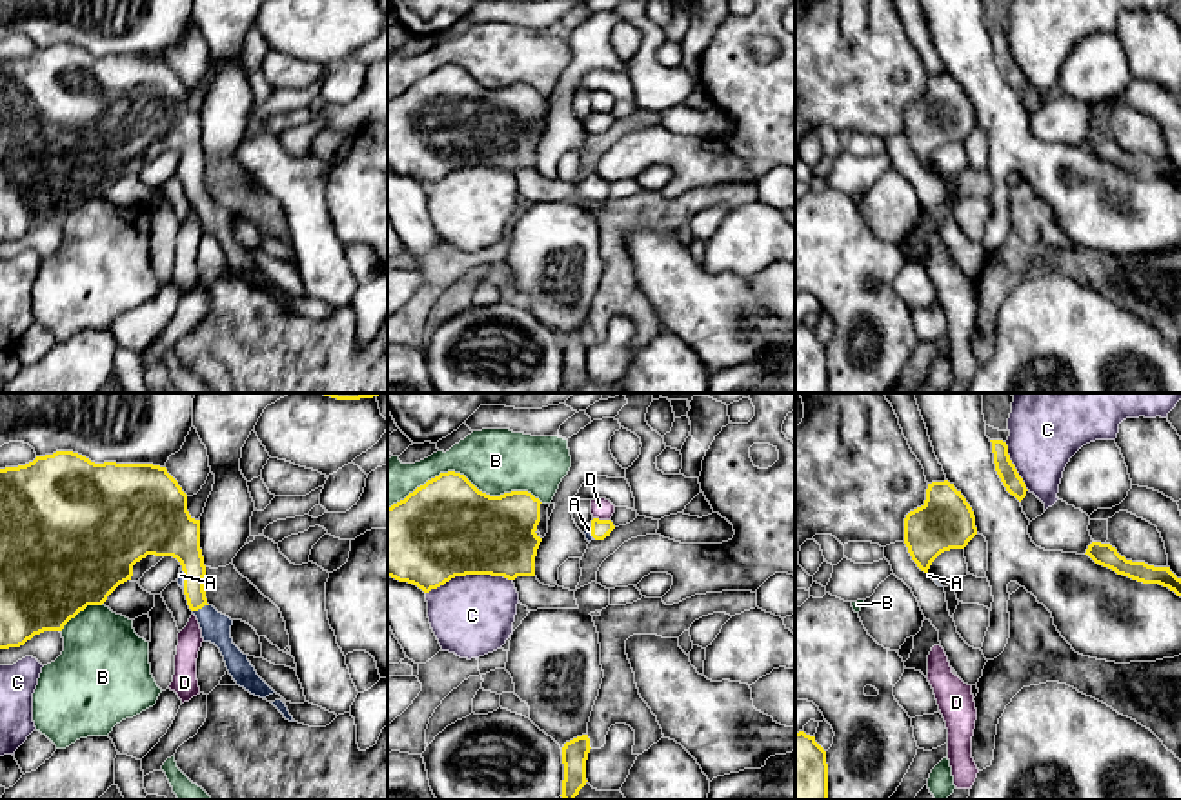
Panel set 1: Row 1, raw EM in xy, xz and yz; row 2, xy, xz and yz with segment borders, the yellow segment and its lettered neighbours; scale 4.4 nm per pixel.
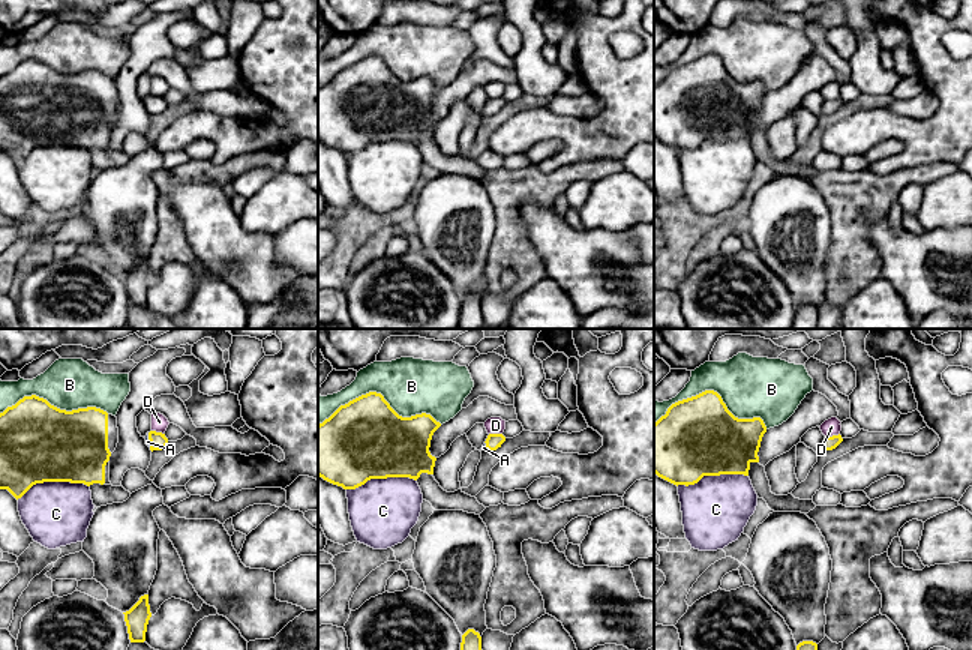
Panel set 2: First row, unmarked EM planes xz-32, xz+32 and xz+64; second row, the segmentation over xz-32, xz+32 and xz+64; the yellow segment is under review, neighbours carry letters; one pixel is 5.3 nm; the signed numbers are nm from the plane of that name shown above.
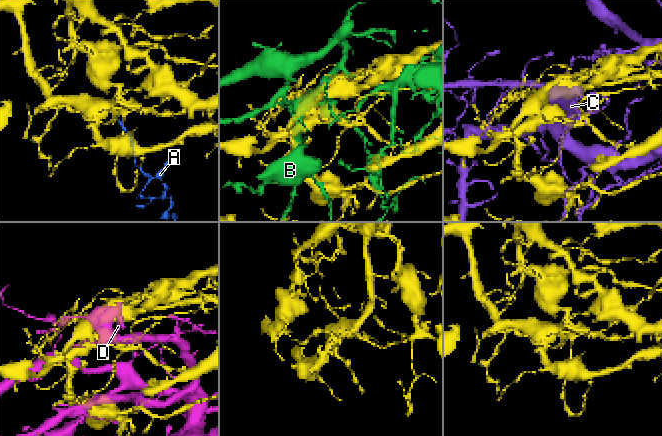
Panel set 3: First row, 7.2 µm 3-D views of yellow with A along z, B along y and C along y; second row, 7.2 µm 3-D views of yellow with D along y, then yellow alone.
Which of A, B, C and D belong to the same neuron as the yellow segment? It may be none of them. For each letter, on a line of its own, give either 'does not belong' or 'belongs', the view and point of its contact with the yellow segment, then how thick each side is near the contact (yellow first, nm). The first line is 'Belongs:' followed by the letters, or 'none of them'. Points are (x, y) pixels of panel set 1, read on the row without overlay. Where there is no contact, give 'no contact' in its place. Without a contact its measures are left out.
Belongs: A
A: belongs; meets yellow in xy at (201, 200); 110 nm thick on the yellow side, 130 nm on the other
B: does not belong; meets yellow in xz at (464, 70); 440 nm thick on the yellow side, 280 nm on the other
C: does not belong; meets yellow in xz at (468, 166); 440 nm thick on the yellow side, 360 nm on the other
D: does not belong; meets yellow in xz at (601, 113); 80 nm thick on the yellow side, 90 nm on the other

